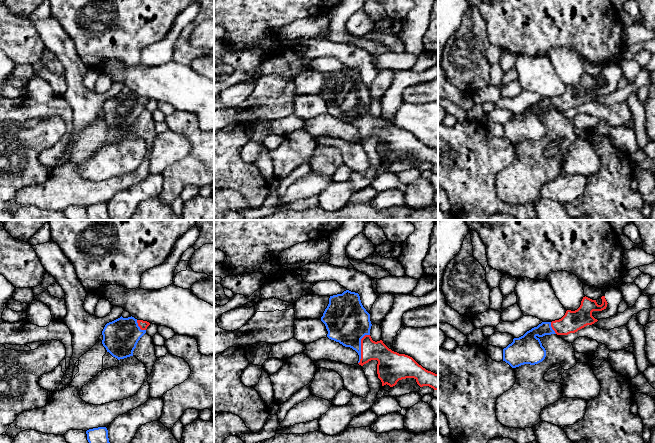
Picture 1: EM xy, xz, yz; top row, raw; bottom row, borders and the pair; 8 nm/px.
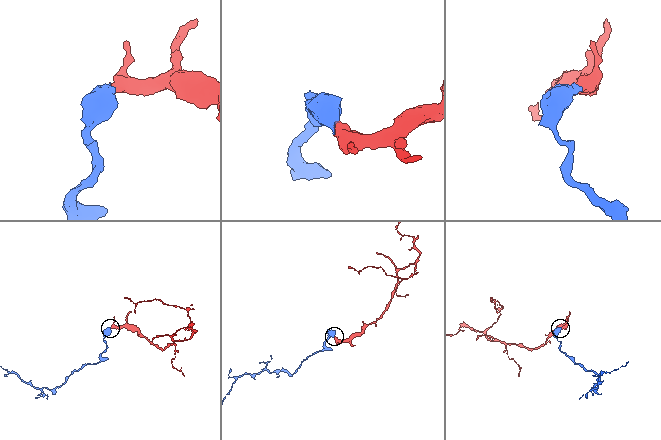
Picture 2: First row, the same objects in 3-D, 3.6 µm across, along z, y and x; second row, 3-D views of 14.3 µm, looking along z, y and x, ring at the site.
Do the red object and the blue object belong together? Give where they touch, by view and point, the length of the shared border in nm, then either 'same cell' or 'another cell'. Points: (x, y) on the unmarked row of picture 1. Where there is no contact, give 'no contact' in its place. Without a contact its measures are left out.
xz (361, 123) | 260 nm | same cell

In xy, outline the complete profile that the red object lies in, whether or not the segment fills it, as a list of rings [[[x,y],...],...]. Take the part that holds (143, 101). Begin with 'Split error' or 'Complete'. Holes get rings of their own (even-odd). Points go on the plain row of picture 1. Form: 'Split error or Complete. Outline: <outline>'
Split error. Outline: [[[122,92],[105,101],[102,120],[118,136],[133,132],[140,114],[146,109],[149,98]]]

